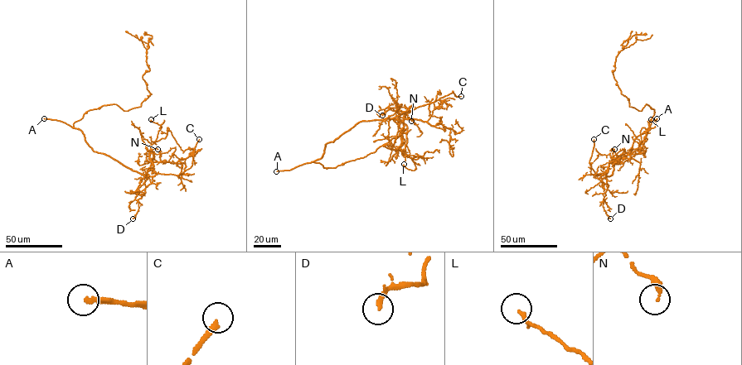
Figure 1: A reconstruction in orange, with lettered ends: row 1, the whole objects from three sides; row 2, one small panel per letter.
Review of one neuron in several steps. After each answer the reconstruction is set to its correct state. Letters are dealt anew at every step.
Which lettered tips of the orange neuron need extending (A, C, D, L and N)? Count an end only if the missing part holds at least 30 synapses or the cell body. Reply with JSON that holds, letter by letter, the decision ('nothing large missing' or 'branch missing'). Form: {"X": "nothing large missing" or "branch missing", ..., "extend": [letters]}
{"A": "branch missing", "C": "branch missing", "D": "nothing large missing", "L": "nothing large missing", "N": "nothing large missing", "extend": ["A", "C"]}

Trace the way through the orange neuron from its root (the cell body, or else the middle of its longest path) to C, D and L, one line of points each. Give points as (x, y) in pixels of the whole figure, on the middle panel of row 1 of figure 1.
C: (323, 155), (327, 143), (360, 122), (392, 118), (434, 103), (453, 91), (455, 95), (461, 96)
D: (323, 155), (327, 143), (360, 122), (392, 118), (405, 112), (398, 112), (389, 107), (382, 115)
L: (323, 155), (327, 143), (360, 122), (392, 118), (408, 111), (400, 149), (416, 168), (404, 164)

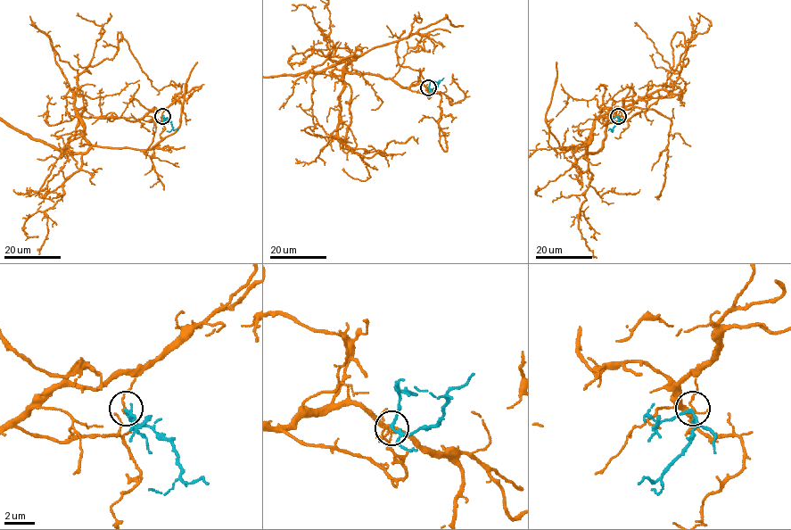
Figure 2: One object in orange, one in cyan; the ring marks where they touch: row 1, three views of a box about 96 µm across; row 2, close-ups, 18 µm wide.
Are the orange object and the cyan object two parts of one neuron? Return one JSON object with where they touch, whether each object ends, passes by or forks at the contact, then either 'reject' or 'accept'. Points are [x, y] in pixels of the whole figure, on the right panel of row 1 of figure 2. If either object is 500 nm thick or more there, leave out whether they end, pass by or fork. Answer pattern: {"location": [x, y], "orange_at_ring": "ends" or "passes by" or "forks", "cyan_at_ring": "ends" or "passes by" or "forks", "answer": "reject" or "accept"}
{"location": [618, 116], "orange_at_ring": "passes by", "cyan_at_ring": "passes by", "answer": "reject"}

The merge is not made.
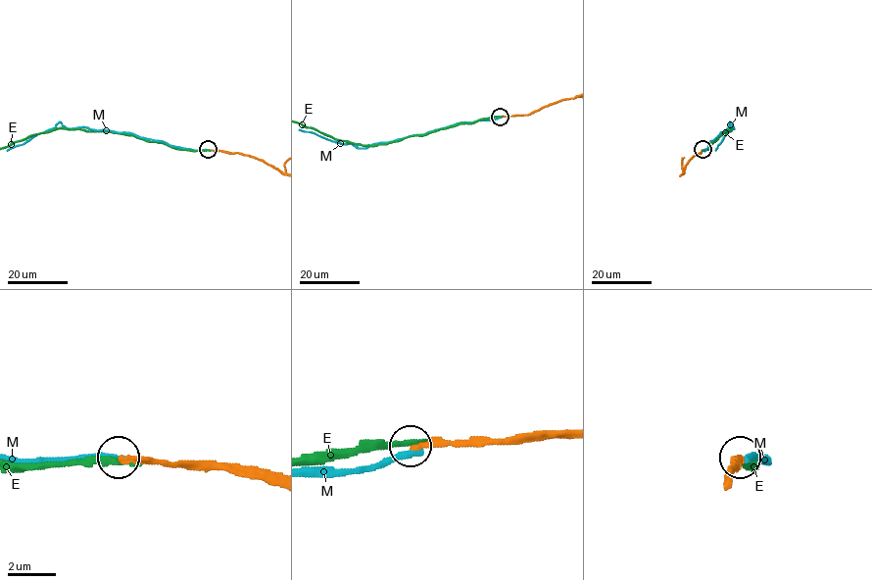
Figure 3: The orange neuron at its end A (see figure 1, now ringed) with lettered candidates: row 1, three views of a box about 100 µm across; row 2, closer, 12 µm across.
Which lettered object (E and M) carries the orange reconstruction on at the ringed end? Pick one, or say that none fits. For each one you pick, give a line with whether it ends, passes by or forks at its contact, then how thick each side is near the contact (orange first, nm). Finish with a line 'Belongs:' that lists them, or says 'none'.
Belongs: none

